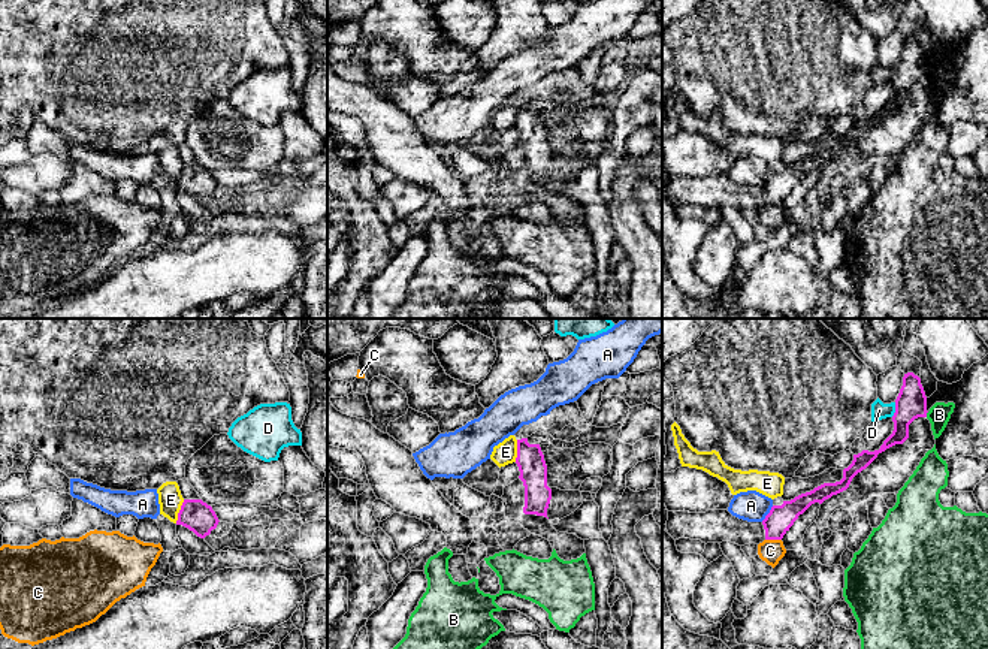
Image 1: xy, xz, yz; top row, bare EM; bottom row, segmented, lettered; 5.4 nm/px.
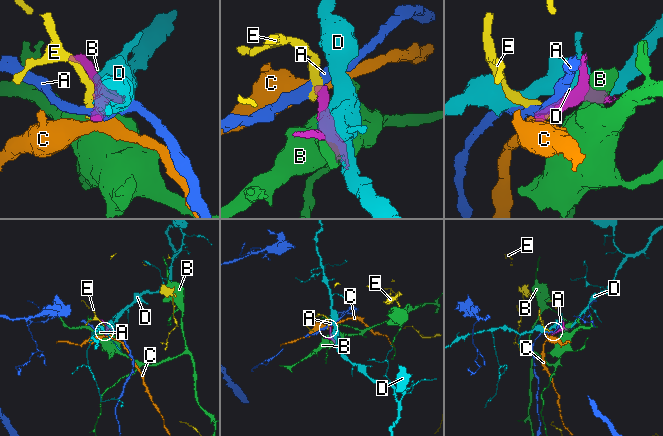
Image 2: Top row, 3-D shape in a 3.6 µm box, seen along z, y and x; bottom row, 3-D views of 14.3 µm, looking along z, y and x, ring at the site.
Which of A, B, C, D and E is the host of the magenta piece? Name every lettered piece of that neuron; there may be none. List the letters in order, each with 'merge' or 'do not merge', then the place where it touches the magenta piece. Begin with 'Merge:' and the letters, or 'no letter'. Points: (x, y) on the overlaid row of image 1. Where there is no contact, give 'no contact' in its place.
Merge: no letter
A: do not merge; meets magenta in yz at (769, 513)
B: do not merge; meets magenta in yz at (925, 414)
C: do not merge; meets magenta in yz at (773, 539)
D: do not merge; meets magenta in yz at (896, 410)
E: do not merge; meets magenta in xy at (180, 512)

